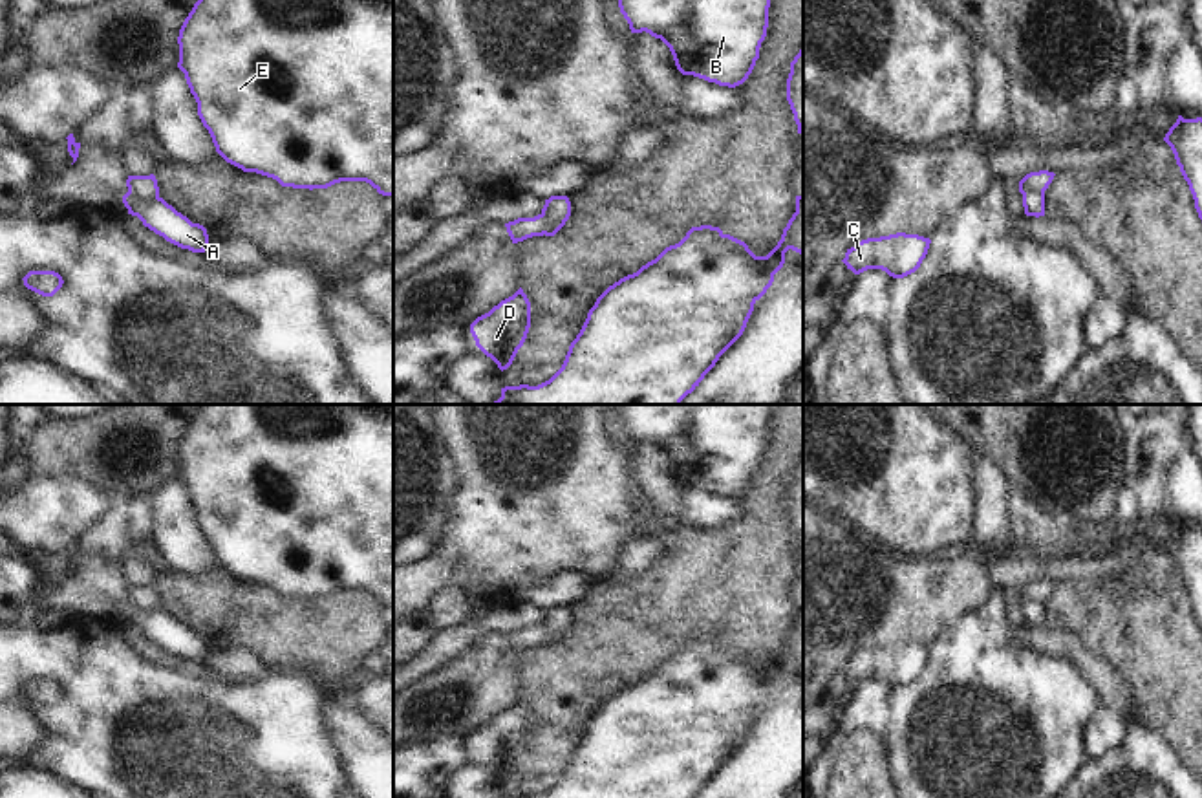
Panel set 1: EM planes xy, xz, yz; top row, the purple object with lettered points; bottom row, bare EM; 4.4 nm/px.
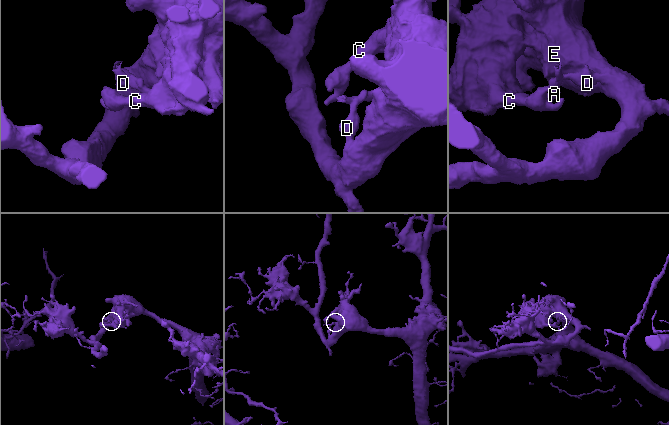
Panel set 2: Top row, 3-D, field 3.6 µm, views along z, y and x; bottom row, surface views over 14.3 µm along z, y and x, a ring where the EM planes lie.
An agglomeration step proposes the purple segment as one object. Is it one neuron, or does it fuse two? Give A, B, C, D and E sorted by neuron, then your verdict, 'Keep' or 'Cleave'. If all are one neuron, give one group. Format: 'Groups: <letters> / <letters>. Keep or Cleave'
Groups: A / B C D E. Cleave

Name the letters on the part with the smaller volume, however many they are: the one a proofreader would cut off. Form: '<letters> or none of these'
A

